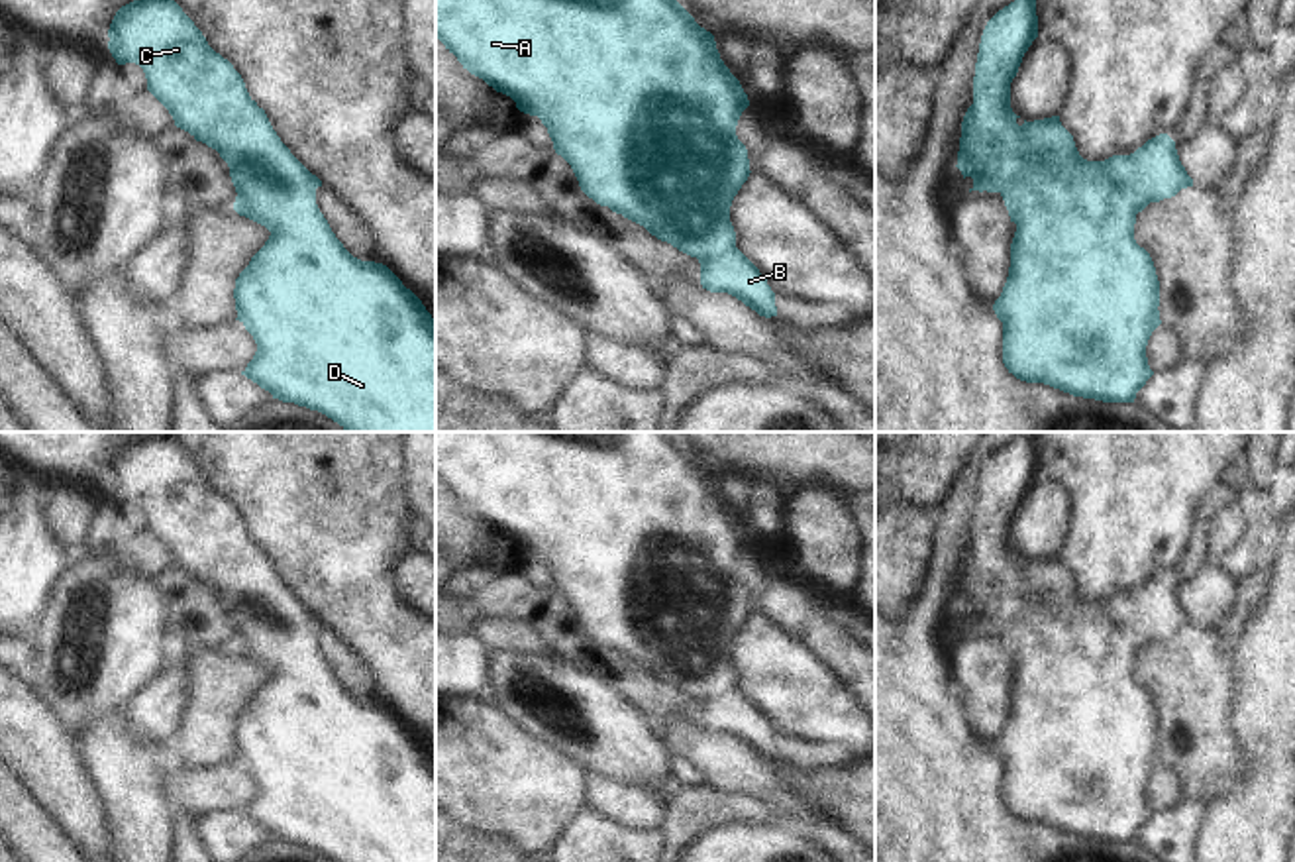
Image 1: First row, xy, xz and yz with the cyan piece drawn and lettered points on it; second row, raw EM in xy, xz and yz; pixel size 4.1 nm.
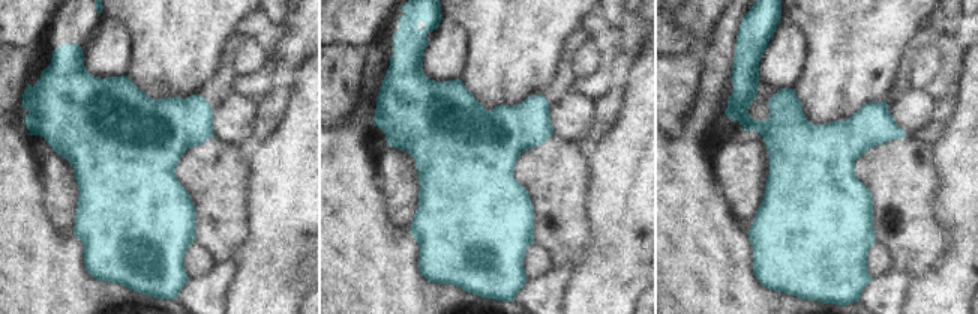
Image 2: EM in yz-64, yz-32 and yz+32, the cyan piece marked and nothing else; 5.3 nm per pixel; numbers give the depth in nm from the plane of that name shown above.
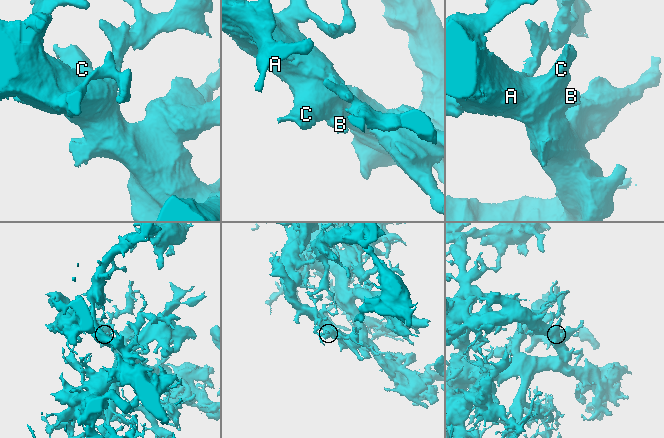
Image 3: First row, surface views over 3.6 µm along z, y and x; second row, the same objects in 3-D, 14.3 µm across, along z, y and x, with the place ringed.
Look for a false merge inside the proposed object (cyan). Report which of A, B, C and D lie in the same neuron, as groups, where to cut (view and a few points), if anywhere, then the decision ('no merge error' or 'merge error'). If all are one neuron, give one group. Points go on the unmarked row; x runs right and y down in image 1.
A B C D; no cut; no merge error

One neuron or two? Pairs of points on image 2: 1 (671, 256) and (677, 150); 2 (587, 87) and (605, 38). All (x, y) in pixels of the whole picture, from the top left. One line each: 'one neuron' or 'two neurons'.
1: one neuron
2: one neuron

